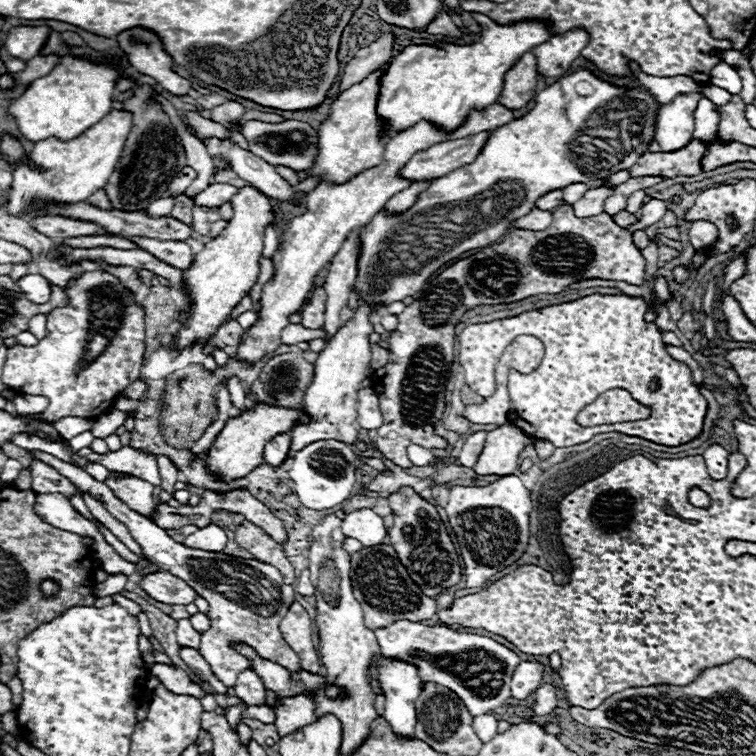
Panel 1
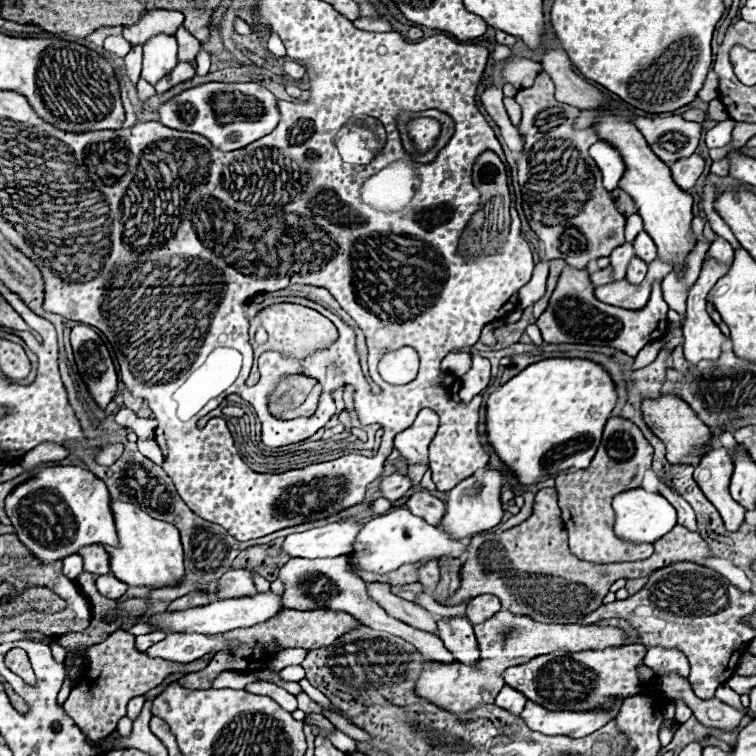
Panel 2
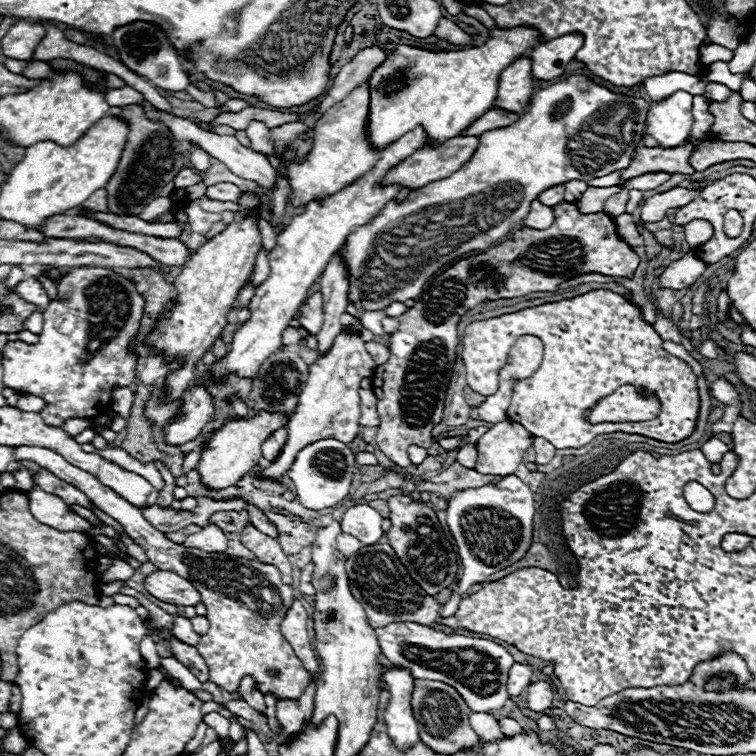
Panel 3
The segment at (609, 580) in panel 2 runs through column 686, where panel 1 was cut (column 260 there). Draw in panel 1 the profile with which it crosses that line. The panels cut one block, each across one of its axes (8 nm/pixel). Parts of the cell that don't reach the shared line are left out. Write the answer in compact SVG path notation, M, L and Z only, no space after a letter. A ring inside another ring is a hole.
M248 520L242 522L234 534L236 534L236 542L244 550L254 554L256 560L276 566L282 572L286 584L294 584L294 568L290 566L290 562L284 556L284 550L278 542L274 542L266 532L262 532L258 526L254 526Z

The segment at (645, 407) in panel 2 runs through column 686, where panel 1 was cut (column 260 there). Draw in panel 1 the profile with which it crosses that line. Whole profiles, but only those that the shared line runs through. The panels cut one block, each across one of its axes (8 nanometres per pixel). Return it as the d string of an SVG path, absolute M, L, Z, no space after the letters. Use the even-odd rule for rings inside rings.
M258 404L252 406L250 410L242 412L236 418L230 418L226 422L226 426L220 430L220 434L216 436L214 444L208 450L208 456L204 458L204 466L210 474L218 474L224 482L232 482L236 478L246 476L248 472L252 472L256 466L260 466L264 462L262 452L264 452L264 444L270 442L276 434L282 432L290 432L296 420L306 420L306 416L300 410L288 410L288 408L270 408L266 404Z

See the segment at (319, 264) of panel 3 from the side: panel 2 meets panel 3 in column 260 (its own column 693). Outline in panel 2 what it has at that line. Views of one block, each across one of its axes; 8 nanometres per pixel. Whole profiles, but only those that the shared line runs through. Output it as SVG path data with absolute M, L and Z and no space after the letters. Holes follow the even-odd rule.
M706 256L702 262L702 272L700 272L698 280L688 290L686 314L684 314L684 356L690 364L696 364L700 360L718 360L718 356L722 354L722 346L724 346L726 338L706 312L706 296L708 296L710 288L728 272L728 268L730 268L728 264L718 264L714 258Z

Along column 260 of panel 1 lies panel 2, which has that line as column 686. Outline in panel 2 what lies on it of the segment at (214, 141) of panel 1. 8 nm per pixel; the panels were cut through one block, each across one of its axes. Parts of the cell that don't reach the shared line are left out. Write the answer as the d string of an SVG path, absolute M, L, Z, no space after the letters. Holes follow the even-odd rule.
M694 154L690 158L684 158L684 160L678 160L672 164L672 176L674 176L674 182L682 188L682 190L692 190L698 176L704 172L704 160Z

